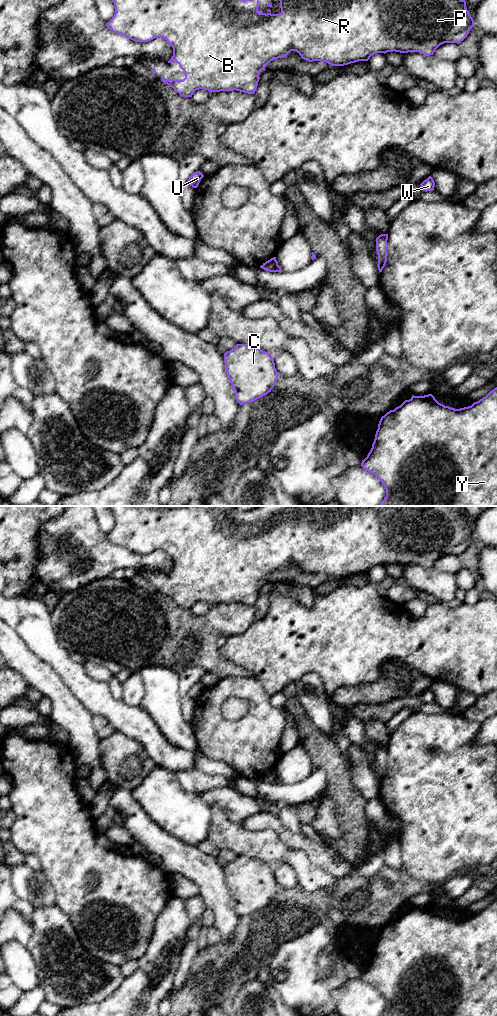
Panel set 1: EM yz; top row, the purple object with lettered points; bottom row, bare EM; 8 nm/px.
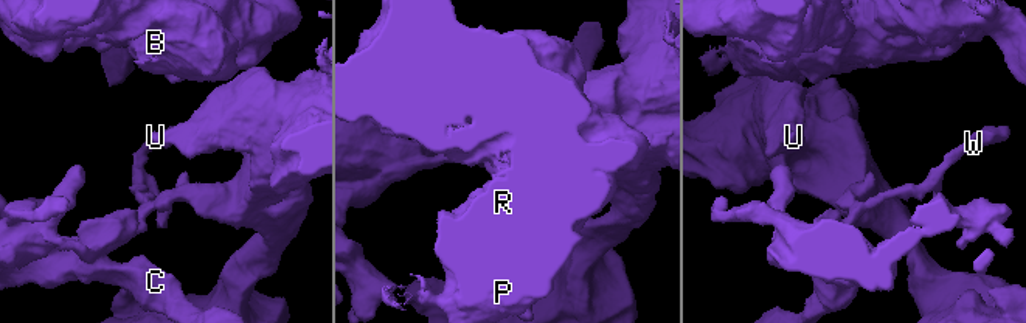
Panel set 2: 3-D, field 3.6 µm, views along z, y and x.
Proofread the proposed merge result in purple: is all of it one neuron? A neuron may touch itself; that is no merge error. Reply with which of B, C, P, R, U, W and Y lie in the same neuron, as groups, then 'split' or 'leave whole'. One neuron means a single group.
B C P R U Y / W; split

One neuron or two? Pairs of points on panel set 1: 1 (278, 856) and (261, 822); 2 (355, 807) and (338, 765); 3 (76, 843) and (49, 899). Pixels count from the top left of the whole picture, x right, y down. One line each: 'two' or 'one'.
1: two
2: one
3: two

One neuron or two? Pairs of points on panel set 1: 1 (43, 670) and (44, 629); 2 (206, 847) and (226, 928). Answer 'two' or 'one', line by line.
1: two
2: two

